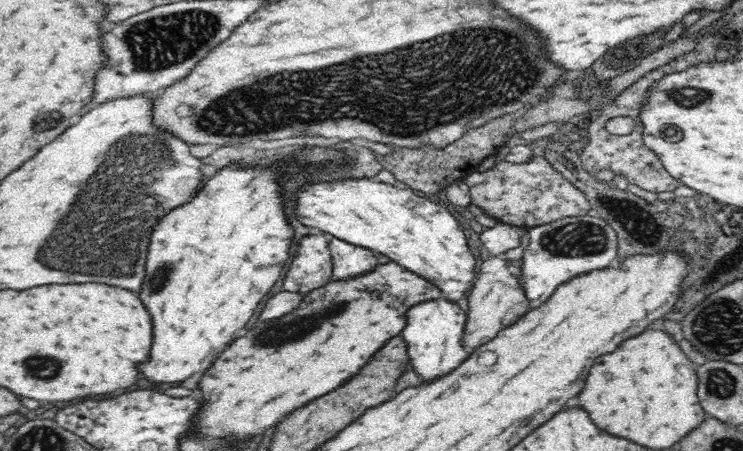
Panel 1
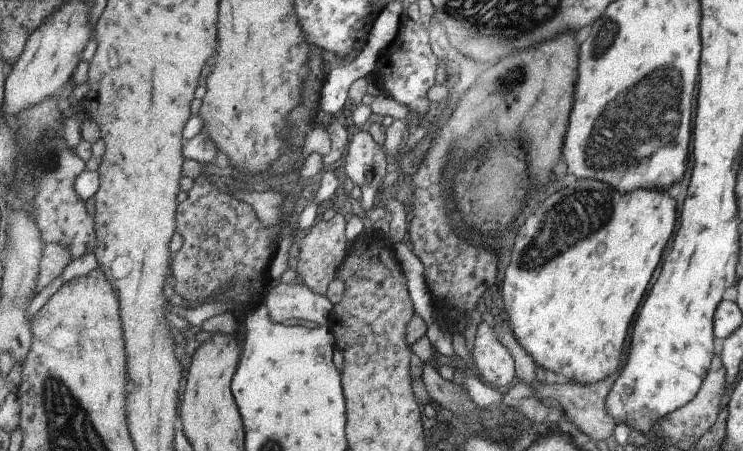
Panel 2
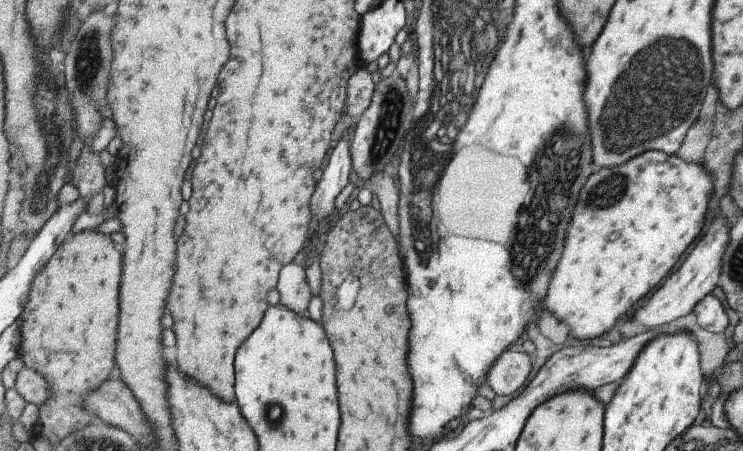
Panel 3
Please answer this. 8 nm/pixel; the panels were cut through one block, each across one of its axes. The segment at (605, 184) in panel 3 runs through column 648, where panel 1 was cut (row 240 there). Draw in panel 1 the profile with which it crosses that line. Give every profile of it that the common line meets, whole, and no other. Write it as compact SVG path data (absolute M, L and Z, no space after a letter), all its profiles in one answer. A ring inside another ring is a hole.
M280 166L272 170L224 168L216 172L188 204L172 210L155 225L140 290L140 300L148 308L154 326L150 358L146 364L140 364L140 374L150 382L181 383L192 374L210 368L216 354L220 354L232 336L246 326L248 318L254 316L258 304L280 278L280 272L290 260L294 230L284 216L286 204L280 188L282 172L276 170L280 170Z

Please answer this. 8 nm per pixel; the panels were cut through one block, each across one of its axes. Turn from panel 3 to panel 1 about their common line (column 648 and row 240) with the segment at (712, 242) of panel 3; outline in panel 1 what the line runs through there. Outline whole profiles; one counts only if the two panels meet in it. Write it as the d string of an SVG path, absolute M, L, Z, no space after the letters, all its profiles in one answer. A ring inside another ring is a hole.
M304 236L286 272L283 288L288 292L307 294L332 279L332 256L324 236Z

